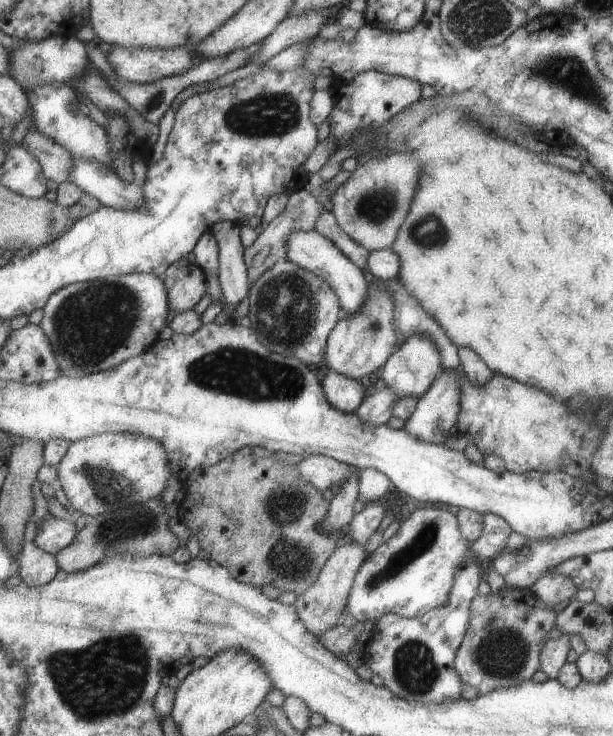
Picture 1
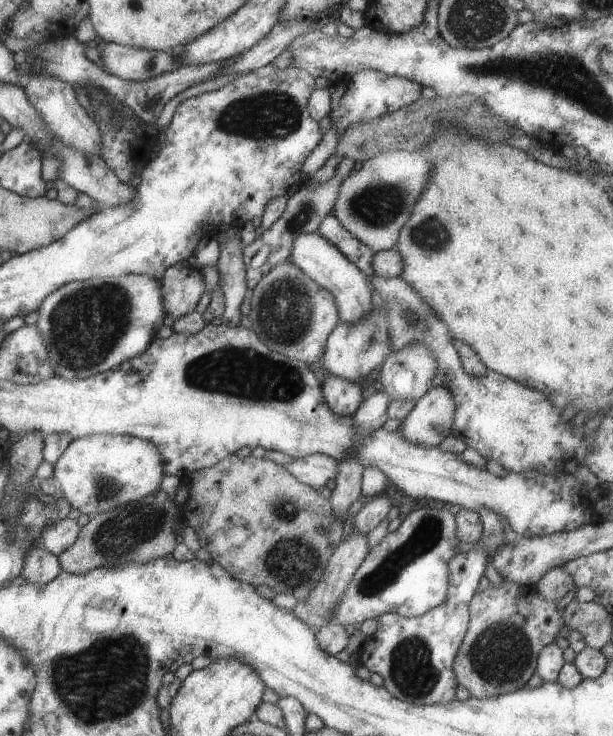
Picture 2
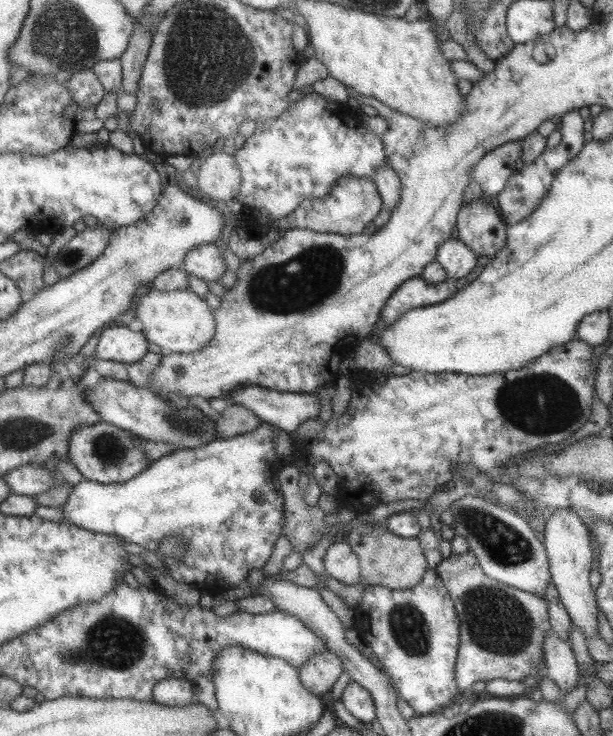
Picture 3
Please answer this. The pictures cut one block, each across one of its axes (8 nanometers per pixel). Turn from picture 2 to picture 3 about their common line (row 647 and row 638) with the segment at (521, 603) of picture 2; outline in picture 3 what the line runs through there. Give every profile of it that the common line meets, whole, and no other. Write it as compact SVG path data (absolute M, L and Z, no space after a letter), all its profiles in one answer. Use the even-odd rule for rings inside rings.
M469 550L465 554L455 554L443 559L435 569L454 601L456 614L460 619L460 647L456 663L456 679L466 687L473 682L490 678L506 680L524 680L528 676L537 677L542 668L542 652L546 632L552 625L548 612L548 603L544 595L535 595L490 579L478 564L478 558Z

